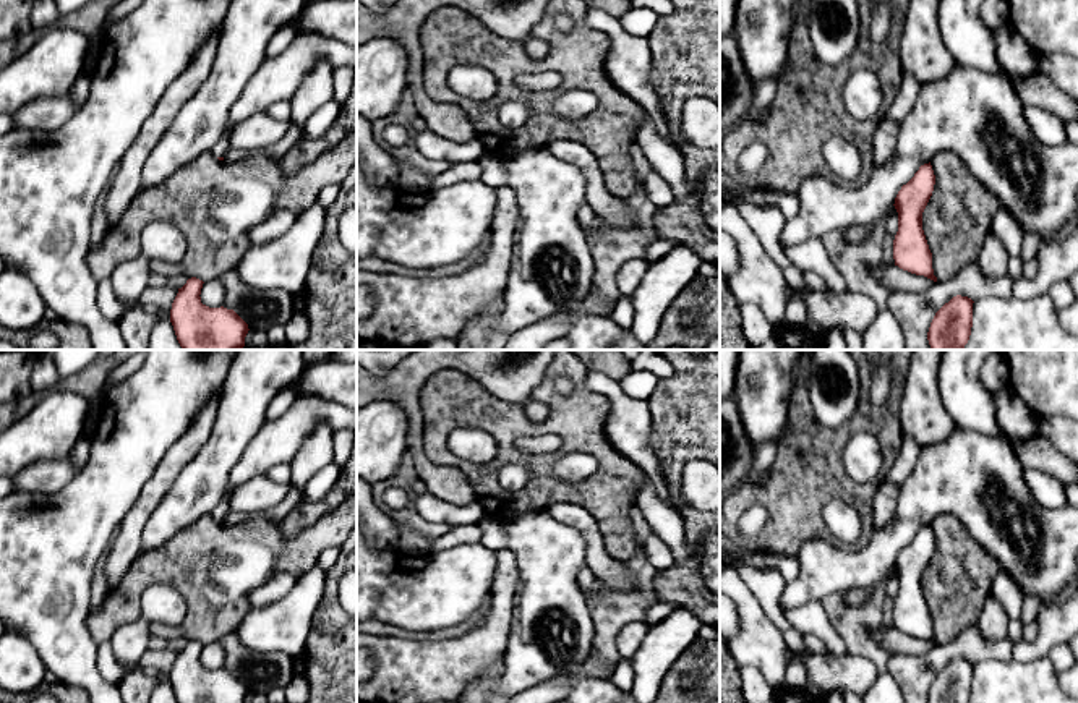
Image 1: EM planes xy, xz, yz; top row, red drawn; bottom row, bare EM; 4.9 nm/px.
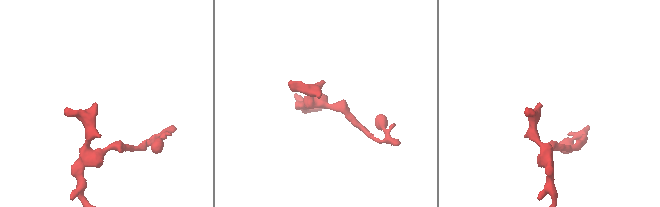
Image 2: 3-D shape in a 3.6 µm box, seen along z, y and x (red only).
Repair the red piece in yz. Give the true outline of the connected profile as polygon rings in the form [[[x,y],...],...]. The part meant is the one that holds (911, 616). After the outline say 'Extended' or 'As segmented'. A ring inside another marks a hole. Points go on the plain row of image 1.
[[[929,525],[921,528],[898,554],[893,567],[898,575],[893,622],[900,632],[937,645],[932,632],[932,616],[922,593],[922,575],[932,559],[934,547],[935,538]]]. As segmented

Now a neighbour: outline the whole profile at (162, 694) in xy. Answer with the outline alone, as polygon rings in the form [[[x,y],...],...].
[[[164,679],[159,682],[151,695],[151,703],[177,703],[170,679]]]

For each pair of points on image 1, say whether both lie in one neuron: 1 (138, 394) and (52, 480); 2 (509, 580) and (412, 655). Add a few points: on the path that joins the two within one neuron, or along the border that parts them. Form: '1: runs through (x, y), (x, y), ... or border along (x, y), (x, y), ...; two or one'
1: border along (80, 472), (64, 488), (47, 494); two
2: runs through (500, 611), (495, 622), (462, 655), (443, 655); one

